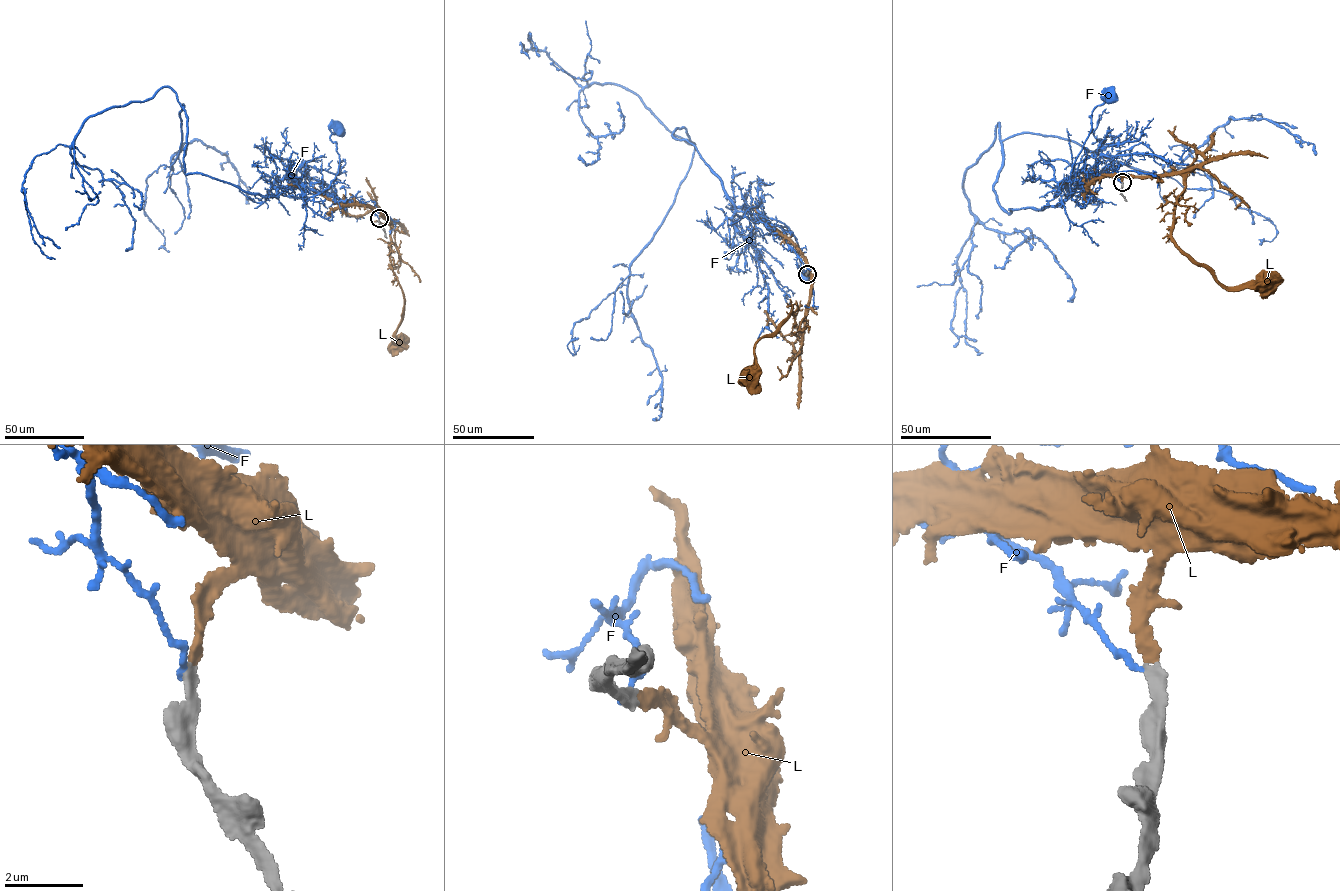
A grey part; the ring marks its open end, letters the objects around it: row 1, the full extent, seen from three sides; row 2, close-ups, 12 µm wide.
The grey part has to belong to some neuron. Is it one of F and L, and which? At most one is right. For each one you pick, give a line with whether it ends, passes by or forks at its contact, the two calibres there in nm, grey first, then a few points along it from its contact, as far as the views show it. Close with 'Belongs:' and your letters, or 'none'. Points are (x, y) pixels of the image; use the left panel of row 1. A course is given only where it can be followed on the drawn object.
L: It ends there. Thickness 260 nm (grey) against 240 nm. Its course: (379, 219), (384, 216), (392, 226), (390, 261), (405, 300), (402, 317), (391, 338), (398, 341), (395, 343)
Belongs: L

